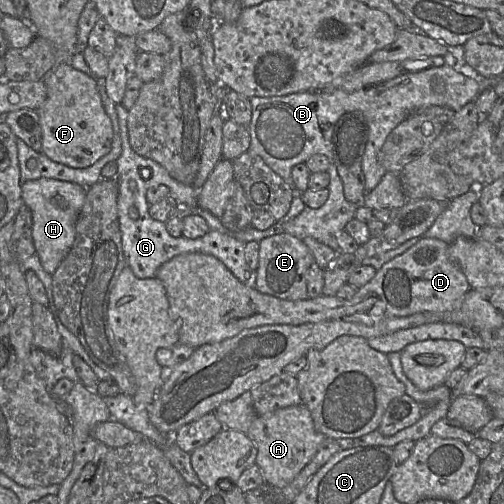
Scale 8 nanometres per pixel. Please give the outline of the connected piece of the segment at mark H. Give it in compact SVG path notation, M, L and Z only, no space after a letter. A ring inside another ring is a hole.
M39 178L21 183L23 206L32 214L31 234L44 270L52 275L70 251L76 232L76 222L85 201L87 188L81 185L52 179Z

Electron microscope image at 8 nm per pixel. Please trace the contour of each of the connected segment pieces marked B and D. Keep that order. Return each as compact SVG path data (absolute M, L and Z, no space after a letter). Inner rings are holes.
M443 65L432 67L418 72L409 72L399 75L391 80L368 86L354 92L345 91L315 91L299 92L285 96L251 97L252 118L248 126L250 133L250 146L247 152L259 155L265 163L277 173L293 190L294 195L302 195L303 192L296 189L292 168L299 163L305 163L311 156L322 154L331 162L331 139L333 128L338 119L346 112L360 111L368 122L368 141L362 160L362 169L365 176L365 188L369 192L373 190L386 170L382 162L382 147L390 132L404 119L416 110L428 106L444 106L455 111L460 110L467 103L476 100L481 92L481 79L473 75L466 67Z
M421 237L414 246L377 270L376 275L359 288L351 300L335 296L308 297L305 300L286 300L259 292L242 284L216 257L203 253L178 255L163 264L156 273L164 285L172 316L179 319L179 342L194 349L234 337L242 330L265 325L302 325L330 320L373 325L383 317L406 317L420 312L443 313L455 309L470 291L462 270L448 255L449 243L437 238Z

